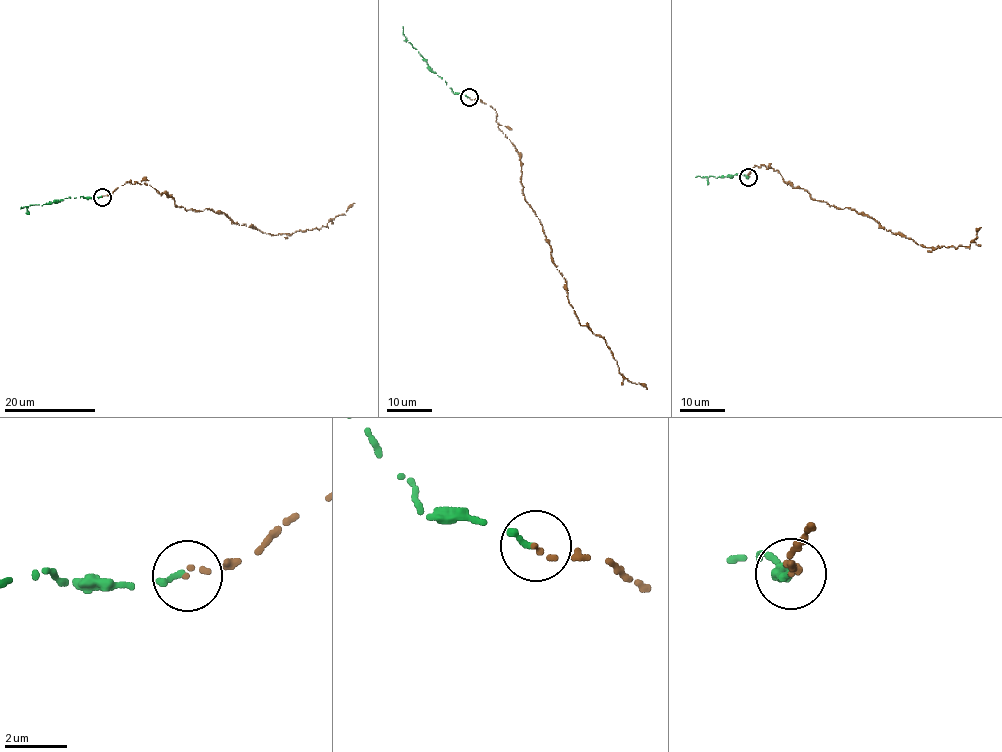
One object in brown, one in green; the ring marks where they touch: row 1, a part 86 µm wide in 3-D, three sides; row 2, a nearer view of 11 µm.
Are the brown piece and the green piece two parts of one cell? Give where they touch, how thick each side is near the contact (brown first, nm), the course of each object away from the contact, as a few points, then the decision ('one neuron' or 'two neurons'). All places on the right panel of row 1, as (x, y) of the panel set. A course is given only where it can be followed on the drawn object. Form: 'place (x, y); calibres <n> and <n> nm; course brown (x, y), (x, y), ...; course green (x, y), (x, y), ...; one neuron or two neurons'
place (748, 177); calibres 130 and 200 nm; course brown (748, 178), (756, 165), (771, 168), (813, 199), (849, 207), (892, 234), (936, 249), (969, 246), (981, 227); course green (748, 177), (735, 174), (695, 177); one neuron

